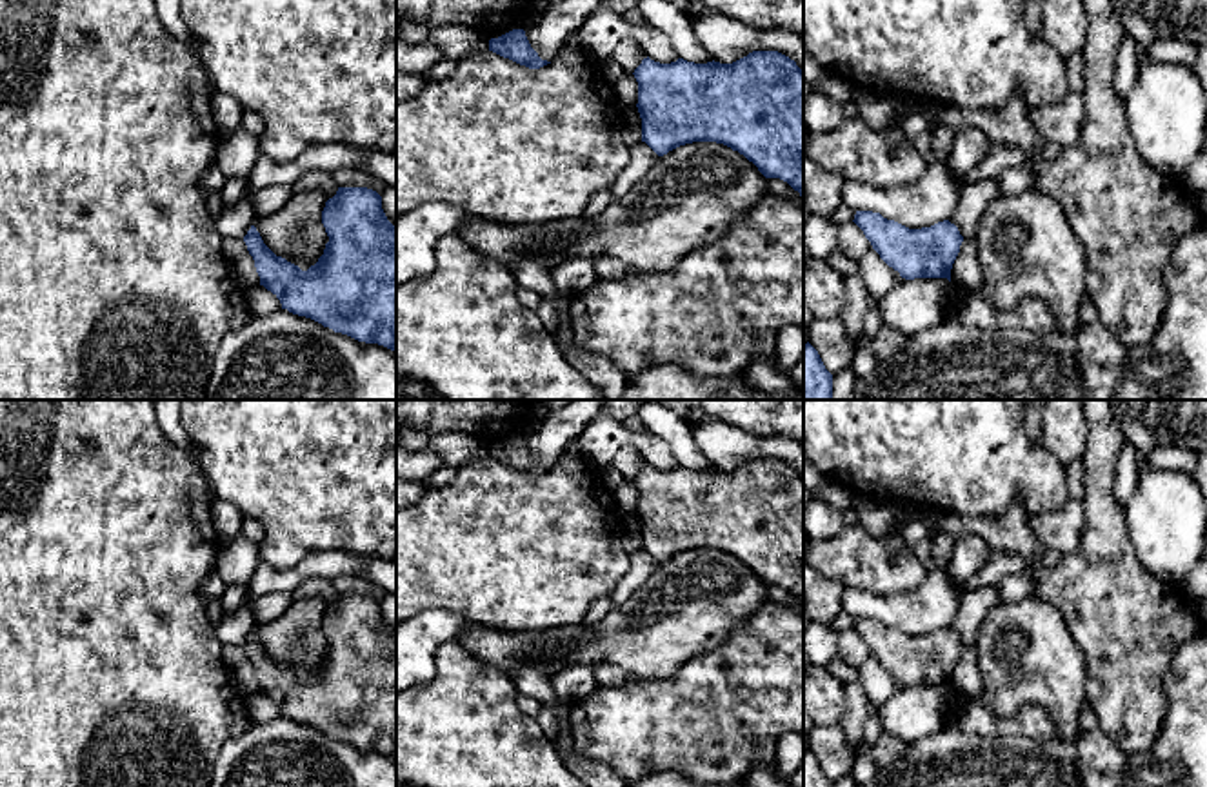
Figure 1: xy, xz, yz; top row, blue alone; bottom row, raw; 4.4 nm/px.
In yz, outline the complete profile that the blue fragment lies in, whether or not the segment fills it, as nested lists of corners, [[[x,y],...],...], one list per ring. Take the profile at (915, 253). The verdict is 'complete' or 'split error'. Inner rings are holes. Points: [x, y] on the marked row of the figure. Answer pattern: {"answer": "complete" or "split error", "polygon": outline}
{"answer": "complete", "polygon": [[[856,211],[853,220],[880,258],[905,280],[947,278],[963,236],[949,220],[931,227],[909,229],[880,213]]]}

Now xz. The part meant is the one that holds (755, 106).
{"answer": "complete", "polygon": [[[753,51],[733,62],[660,64],[649,56],[634,69],[642,142],[658,156],[693,142],[716,142],[753,162],[765,178],[780,178],[803,202],[803,71],[778,51]]]}

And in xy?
{"answer": "complete", "polygon": [[[338,187],[336,194],[325,202],[322,224],[329,242],[307,271],[276,256],[251,225],[244,242],[254,260],[260,285],[293,314],[396,353],[396,227],[382,209],[382,196],[367,187]]]}

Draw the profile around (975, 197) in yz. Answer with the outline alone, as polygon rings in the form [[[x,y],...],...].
[[[982,178],[965,184],[960,187],[960,200],[949,222],[958,227],[963,238],[973,238],[982,213],[996,198],[1000,198],[998,180]]]

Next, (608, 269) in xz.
[[[614,258],[594,260],[596,278],[604,282],[620,280],[625,276],[627,267]]]

